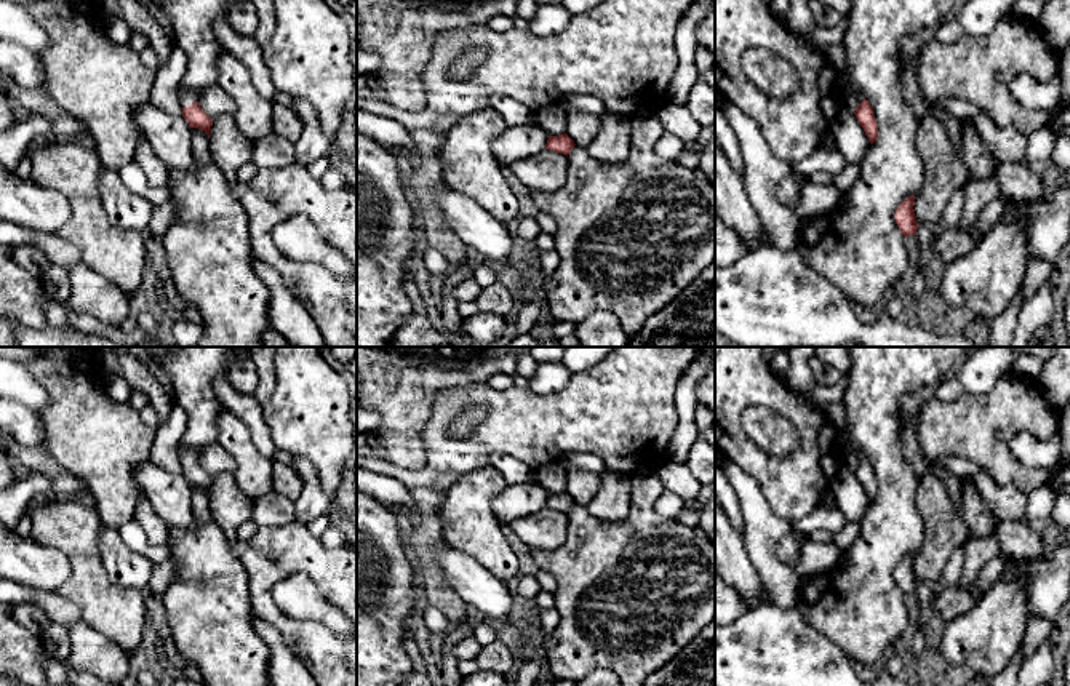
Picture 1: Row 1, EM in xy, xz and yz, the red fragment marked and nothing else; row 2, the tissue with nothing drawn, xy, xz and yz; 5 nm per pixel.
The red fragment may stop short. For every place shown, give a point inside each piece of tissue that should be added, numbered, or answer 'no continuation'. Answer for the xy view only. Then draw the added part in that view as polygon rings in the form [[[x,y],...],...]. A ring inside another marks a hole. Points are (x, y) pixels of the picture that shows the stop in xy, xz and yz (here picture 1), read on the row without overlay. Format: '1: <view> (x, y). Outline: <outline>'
1: xy (186, 454). Outline: [[[181,446],[179,448],[179,457],[181,457],[182,465],[189,465],[192,461],[197,459],[197,453],[189,449],[189,448],[186,448],[186,446]]]

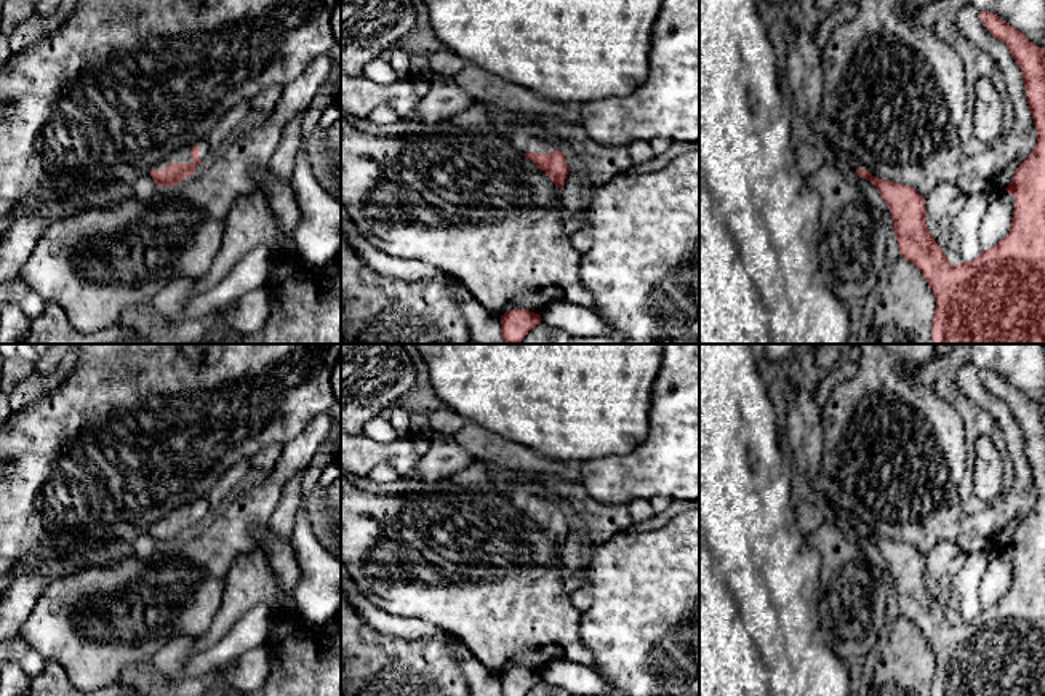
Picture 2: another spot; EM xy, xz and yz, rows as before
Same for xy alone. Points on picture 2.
1: xy (181, 514). Outline: [[[205,498],[205,499],[198,499],[198,501],[192,502],[192,504],[184,504],[184,506],[178,507],[176,510],[163,515],[157,523],[154,523],[152,528],[163,528],[168,523],[171,523],[173,520],[192,522],[190,509],[192,509],[194,504],[197,504],[200,507],[200,518],[206,523],[208,518],[211,517],[211,510],[210,510],[208,501]]]

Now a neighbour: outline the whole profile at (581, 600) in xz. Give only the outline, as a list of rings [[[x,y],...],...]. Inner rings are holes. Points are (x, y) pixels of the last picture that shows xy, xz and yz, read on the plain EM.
[[[575,589],[570,595],[568,595],[571,605],[583,614],[586,610],[591,608],[592,605],[592,595],[584,592],[583,589]]]

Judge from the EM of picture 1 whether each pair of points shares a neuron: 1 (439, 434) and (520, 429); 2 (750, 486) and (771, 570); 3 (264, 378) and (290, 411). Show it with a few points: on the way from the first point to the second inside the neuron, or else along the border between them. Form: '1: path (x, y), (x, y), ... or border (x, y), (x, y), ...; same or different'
1: path (459, 445), (480, 445), (499, 434); same
2: path (755, 507), (762, 525), (762, 549); same
3: border (275, 363), (275, 387), (263, 406); different

